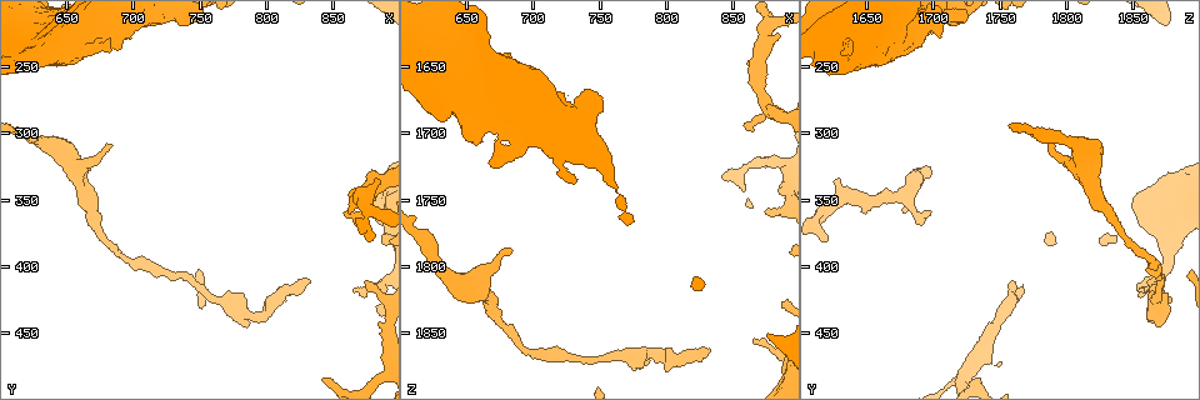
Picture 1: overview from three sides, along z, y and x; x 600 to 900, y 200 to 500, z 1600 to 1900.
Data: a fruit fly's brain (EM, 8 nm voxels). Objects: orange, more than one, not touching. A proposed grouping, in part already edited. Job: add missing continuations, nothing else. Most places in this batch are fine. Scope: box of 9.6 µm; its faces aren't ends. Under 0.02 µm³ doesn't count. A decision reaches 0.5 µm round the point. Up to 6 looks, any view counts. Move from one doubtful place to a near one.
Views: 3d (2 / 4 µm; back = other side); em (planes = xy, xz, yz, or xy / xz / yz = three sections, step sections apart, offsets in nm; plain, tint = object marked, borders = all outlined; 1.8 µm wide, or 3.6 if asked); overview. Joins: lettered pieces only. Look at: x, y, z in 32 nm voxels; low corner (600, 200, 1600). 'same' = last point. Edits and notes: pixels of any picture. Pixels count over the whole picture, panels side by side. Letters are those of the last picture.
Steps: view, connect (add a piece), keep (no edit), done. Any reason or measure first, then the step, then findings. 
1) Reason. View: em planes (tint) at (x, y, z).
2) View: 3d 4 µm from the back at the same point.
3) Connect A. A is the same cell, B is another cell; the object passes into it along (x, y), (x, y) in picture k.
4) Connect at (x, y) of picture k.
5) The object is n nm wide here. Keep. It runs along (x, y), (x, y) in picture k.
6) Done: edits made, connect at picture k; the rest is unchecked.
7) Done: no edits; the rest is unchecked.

Branch stops here. View: em 3.6 µm yz step 16 (borders) at (874, 410, 1758).

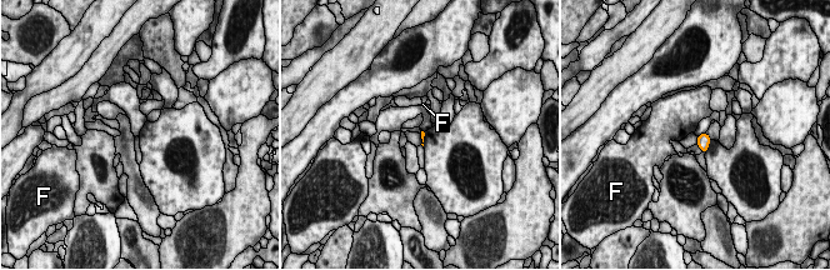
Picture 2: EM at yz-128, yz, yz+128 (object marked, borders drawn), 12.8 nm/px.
Another direction. View: em 3.6 µm xy step 8 (borders) at the same point.

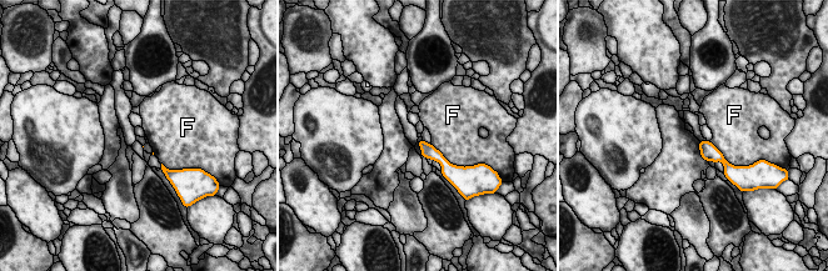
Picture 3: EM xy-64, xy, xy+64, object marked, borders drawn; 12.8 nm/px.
The longest contact is with F, 420 nm. Keep. F is another cell; a border runs along (711, 141), (732, 165) in picture 3; none of them fits.

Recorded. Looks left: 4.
Free end. View: 3d 4 µm from the back at (830, 412, 1860).

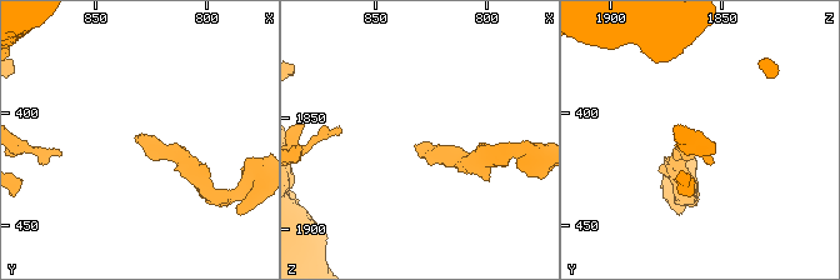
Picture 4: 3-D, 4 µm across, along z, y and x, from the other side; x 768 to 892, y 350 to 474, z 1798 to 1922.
View: em xz step 8 (borders) at (833, 410, 1861).

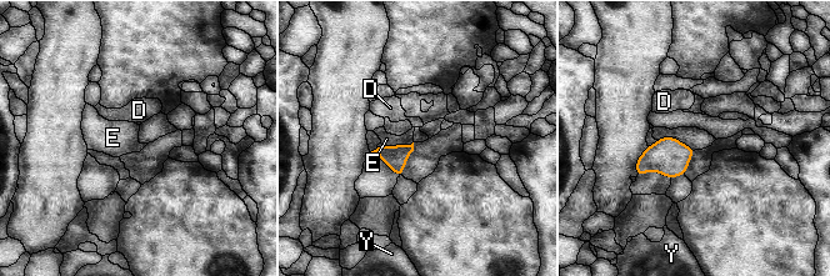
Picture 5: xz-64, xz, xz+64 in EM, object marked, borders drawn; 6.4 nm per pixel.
Keep. D, E and Y are other cells; a border runs along (413, 141), (378, 147) in picture 5; none of them fits.

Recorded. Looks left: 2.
Done: no edits; the rest is unchecked.

